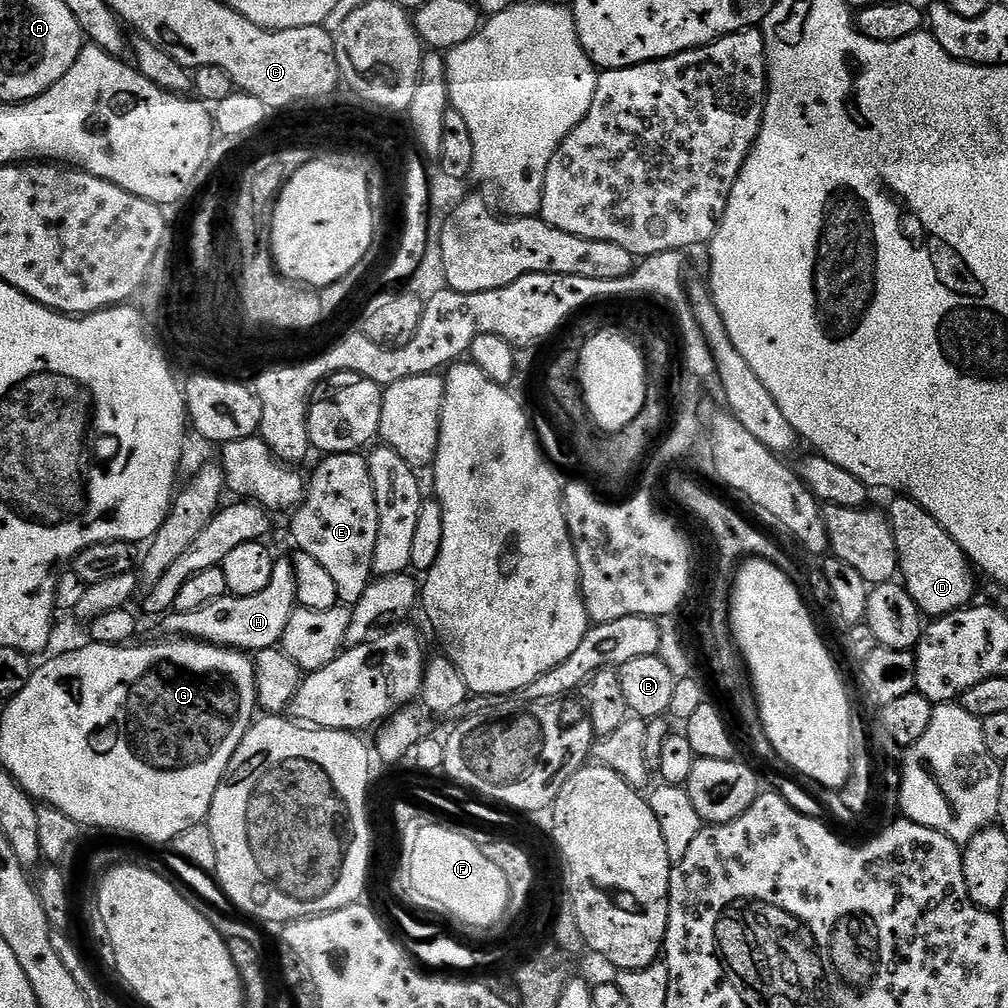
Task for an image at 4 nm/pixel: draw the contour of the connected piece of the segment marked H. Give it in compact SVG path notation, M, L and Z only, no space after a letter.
M282 558L276 560L274 574L270 578L270 586L253 596L226 595L218 598L218 602L210 602L210 606L202 606L202 610L190 610L189 612L173 611L163 617L162 623L169 637L201 640L204 644L216 644L220 648L237 648L240 652L259 654L267 648L277 647L286 630L286 622L290 622L290 614L297 607L296 579L294 578L294 566L291 559Z

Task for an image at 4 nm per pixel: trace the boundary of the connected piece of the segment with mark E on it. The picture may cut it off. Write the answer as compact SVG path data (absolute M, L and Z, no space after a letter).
M343 452L342 454L328 454L312 476L307 477L304 490L304 501L299 508L291 513L292 540L299 551L310 554L318 566L325 568L334 578L334 586L338 586L340 604L351 606L357 604L366 594L369 584L374 577L374 545L378 543L378 502L374 502L374 482L370 482L370 470L367 459L360 452Z

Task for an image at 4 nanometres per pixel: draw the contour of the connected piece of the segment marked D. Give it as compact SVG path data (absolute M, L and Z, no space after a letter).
M897 495L893 500L896 501L886 508L886 515L894 536L898 572L901 577L904 575L902 577L904 589L908 591L910 598L914 598L920 613L928 618L939 618L969 607L976 596L976 580L972 577L974 568L958 546L958 542L954 542L954 538L950 538L950 534L946 534L946 530L942 530L942 526L938 526L938 522L934 522L934 518L926 514L926 510L922 510L922 506L918 506L907 496Z

